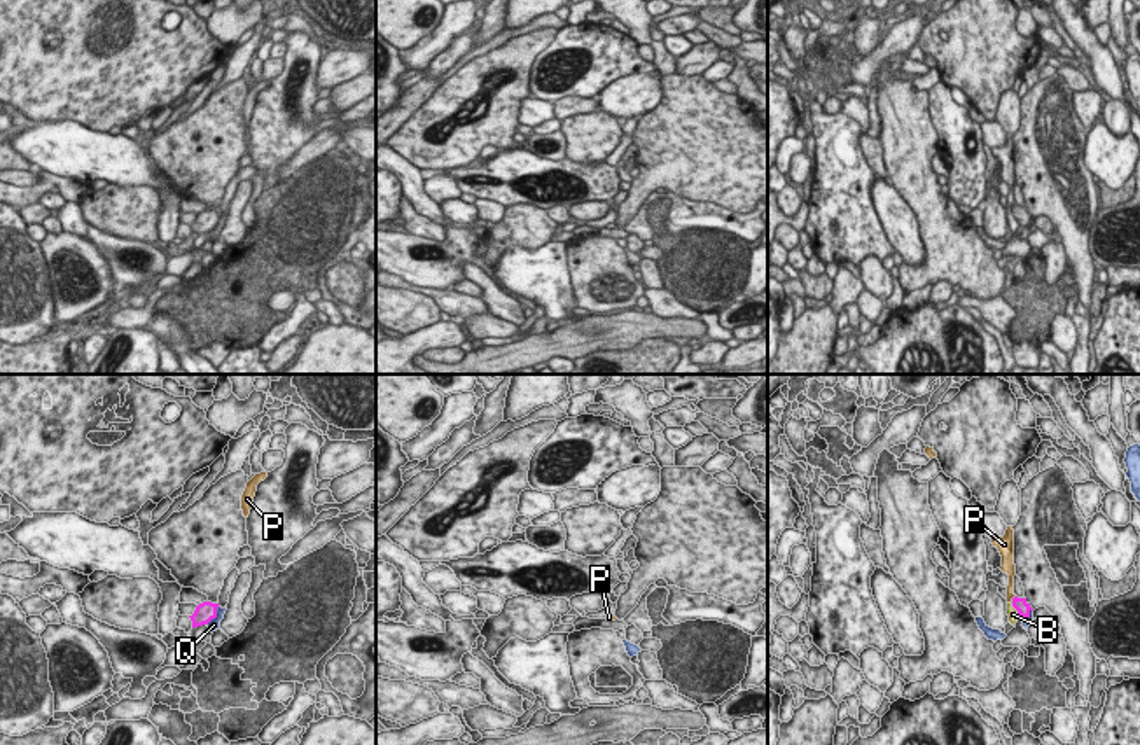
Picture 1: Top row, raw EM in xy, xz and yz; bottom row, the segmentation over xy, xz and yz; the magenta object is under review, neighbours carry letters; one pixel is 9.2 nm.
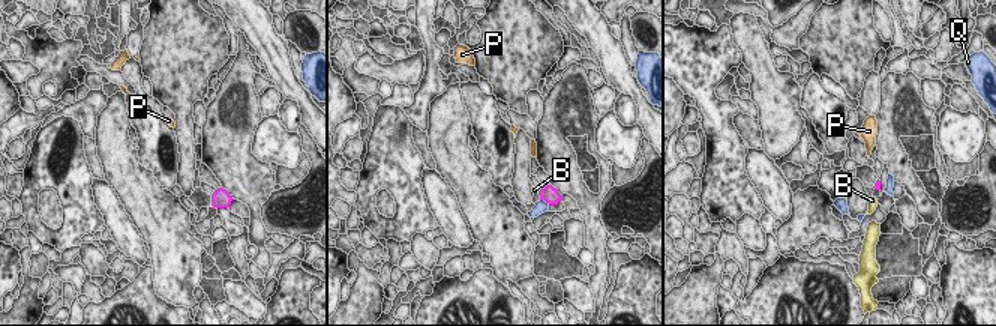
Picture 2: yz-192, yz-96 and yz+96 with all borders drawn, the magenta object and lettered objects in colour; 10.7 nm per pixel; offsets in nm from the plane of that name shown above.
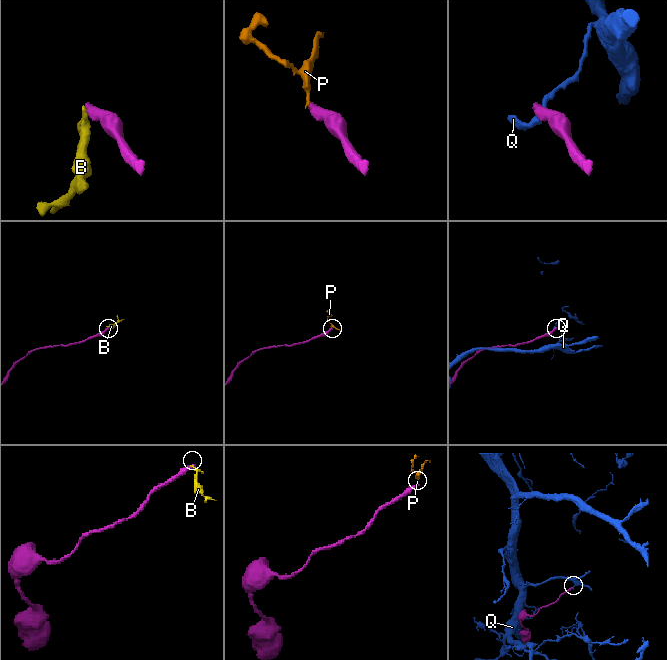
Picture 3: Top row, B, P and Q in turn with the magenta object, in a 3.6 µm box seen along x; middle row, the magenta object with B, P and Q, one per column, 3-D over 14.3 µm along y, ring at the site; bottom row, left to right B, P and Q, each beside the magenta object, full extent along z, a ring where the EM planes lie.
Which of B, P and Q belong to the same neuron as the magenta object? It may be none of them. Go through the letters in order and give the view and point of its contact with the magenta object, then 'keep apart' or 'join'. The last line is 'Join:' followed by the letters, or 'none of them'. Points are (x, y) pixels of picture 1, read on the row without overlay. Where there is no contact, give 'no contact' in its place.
B: yz (1016, 217) | keep apart
P: yz (1013, 207) | keep apart
Q: xy (215, 224) | keep apart
Join: none of them

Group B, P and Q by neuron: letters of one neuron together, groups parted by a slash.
B P / Q

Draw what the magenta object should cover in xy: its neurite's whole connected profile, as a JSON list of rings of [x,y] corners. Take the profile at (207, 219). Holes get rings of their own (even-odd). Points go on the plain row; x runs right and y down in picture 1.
[[[203,210],[196,215],[194,222],[189,224],[192,229],[192,236],[208,233],[212,227],[217,226],[219,212]]]

